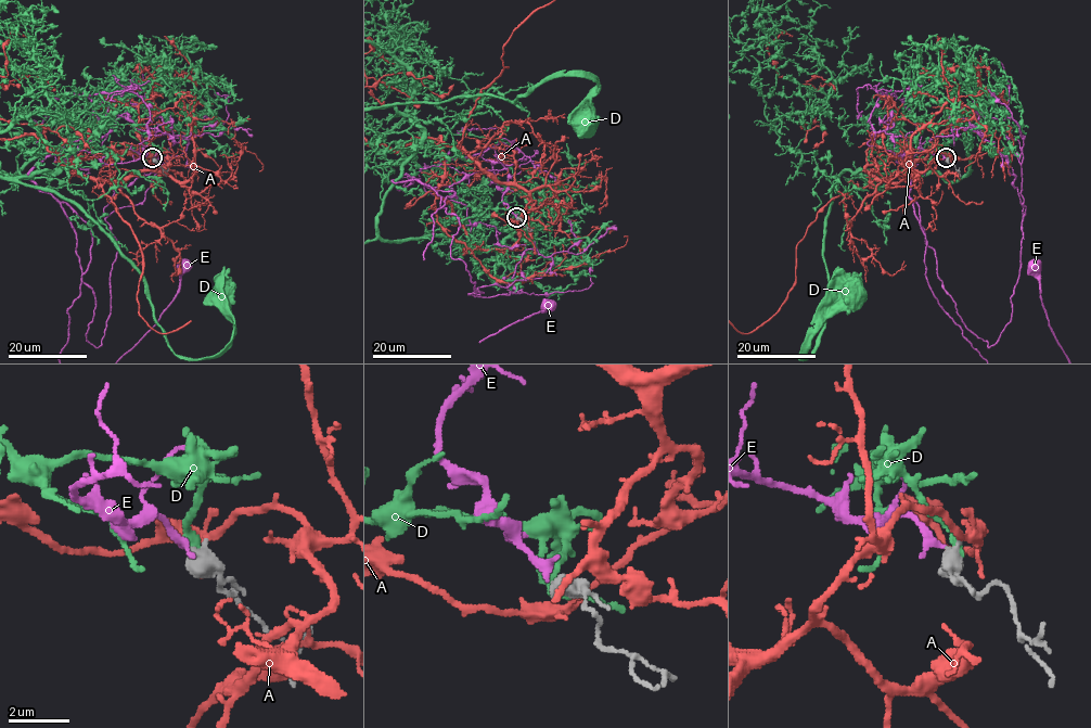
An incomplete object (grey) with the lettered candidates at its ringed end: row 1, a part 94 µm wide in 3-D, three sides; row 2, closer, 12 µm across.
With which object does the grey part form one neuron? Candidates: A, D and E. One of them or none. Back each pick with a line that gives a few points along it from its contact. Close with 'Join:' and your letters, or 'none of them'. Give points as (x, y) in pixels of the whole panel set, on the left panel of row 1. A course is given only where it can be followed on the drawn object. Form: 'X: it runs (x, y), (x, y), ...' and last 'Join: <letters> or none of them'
Join: E

